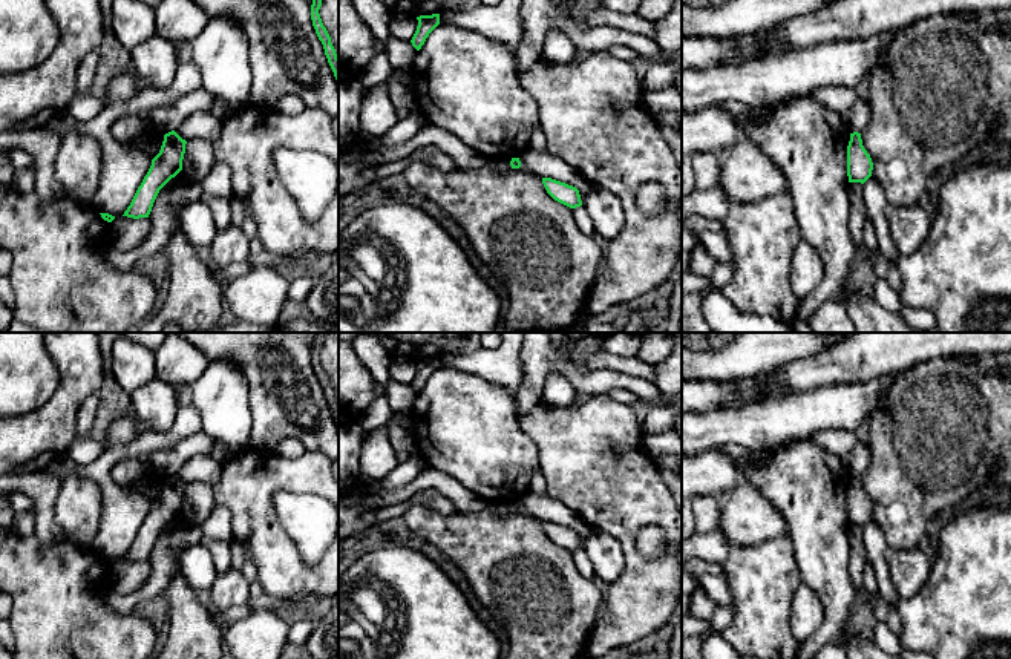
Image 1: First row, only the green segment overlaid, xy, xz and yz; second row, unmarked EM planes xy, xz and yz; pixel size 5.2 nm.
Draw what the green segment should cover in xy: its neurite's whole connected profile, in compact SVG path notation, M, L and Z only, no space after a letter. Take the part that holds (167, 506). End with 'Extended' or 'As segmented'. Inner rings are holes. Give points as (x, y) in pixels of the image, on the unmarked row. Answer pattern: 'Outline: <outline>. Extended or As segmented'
Outline: M175 474L164 478L159 497L152 503L147 518L123 559L149 561L159 533L182 513L185 487L187 484Z. As segmented

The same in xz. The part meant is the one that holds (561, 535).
Outline: M542 521L542 527L547 533L547 536L558 546L576 552L582 549L579 533L573 529L568 529L565 526L551 523L551 521Z. As segmented

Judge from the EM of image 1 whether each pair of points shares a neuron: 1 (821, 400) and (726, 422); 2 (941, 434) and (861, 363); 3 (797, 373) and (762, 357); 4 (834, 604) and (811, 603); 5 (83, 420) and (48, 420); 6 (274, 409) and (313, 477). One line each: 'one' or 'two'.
1: one
2: two
3: two
4: two
5: two
6: two

